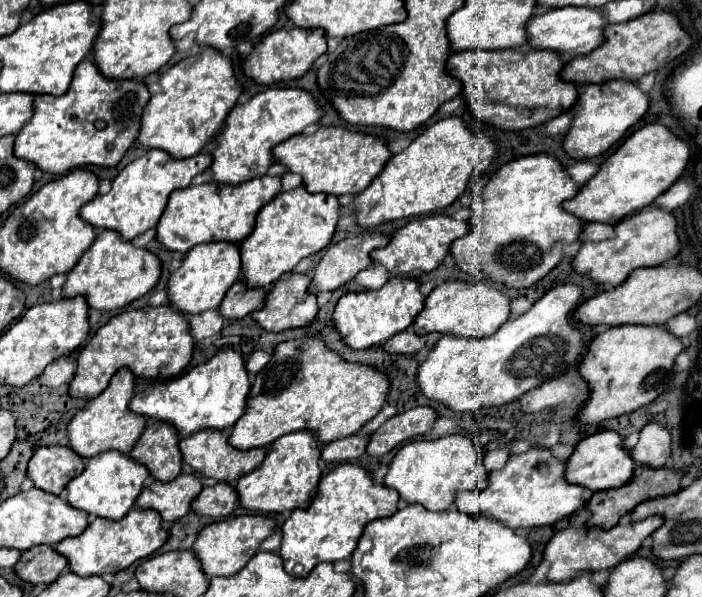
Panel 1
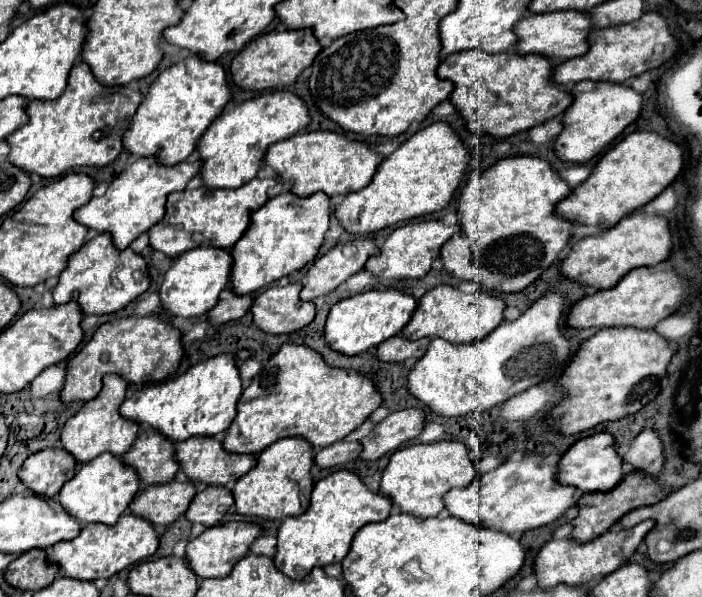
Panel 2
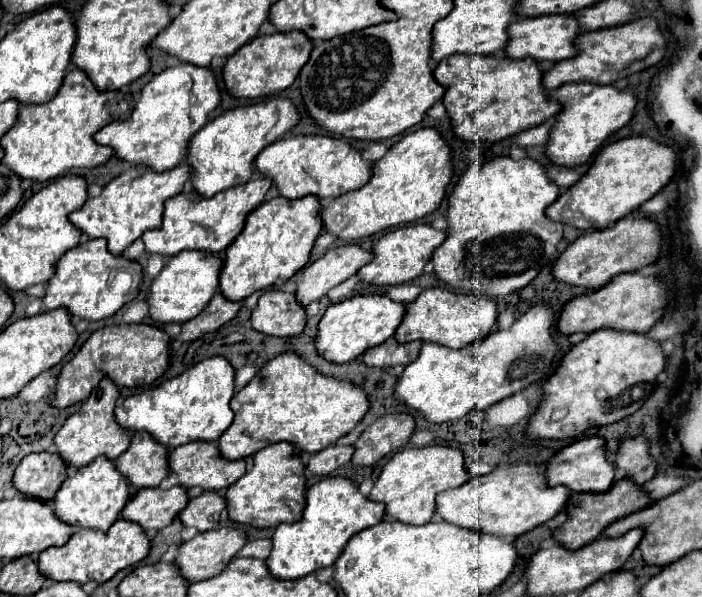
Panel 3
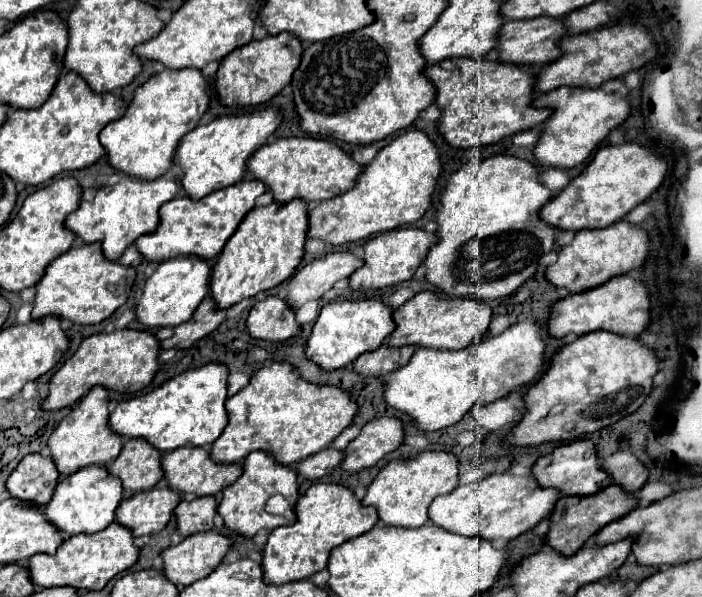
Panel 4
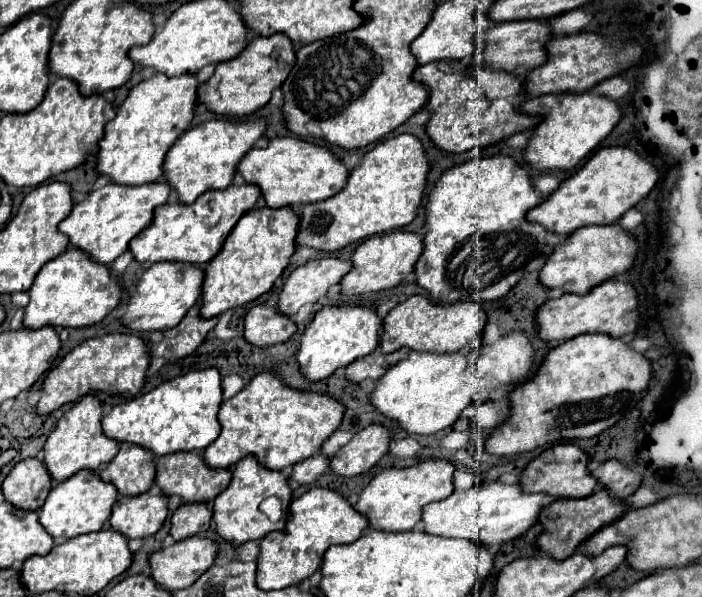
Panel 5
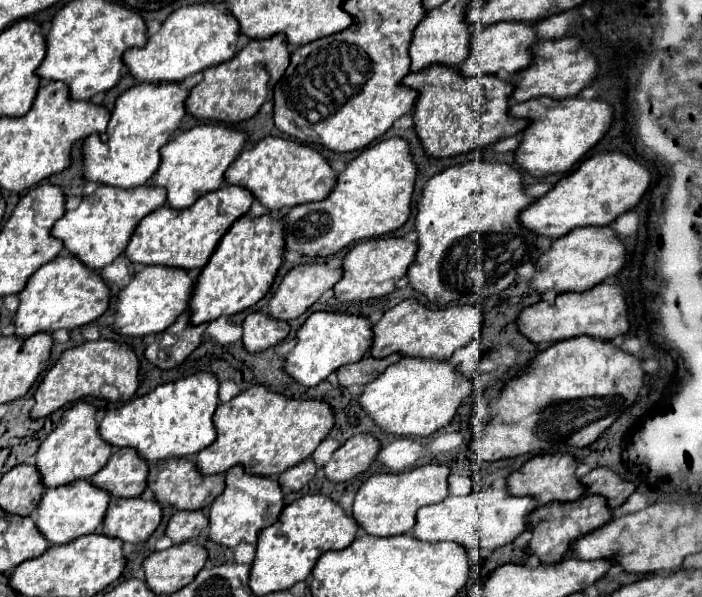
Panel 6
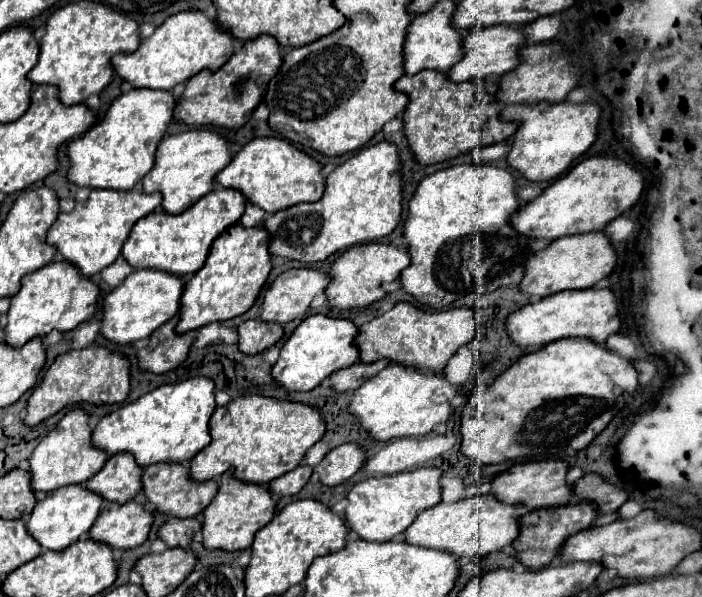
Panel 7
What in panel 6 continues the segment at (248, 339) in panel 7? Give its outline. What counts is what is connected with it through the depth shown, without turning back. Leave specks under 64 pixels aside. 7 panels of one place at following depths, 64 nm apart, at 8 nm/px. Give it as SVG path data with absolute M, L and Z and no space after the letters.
M252 312L246 316L242 330L244 330L244 336L242 336L244 348L250 352L260 352L280 344L288 336L290 324L272 320L268 312Z

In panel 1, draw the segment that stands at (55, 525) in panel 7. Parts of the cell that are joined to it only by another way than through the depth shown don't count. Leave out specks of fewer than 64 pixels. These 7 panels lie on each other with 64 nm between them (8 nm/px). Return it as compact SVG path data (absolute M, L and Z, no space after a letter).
M104 452L100 456L92 456L92 460L86 460L84 464L84 472L66 486L66 500L74 508L108 520L124 518L124 514L130 512L136 498L140 496L144 482L150 478L146 466L140 466L138 460L122 452Z

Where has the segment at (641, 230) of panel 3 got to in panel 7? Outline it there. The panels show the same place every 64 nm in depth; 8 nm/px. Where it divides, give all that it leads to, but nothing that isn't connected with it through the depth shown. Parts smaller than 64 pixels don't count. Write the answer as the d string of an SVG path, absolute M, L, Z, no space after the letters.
M604 232L572 234L554 240L548 248L532 254L526 260L526 276L520 282L520 290L530 298L544 298L564 290L584 290L610 276L614 268L616 250Z

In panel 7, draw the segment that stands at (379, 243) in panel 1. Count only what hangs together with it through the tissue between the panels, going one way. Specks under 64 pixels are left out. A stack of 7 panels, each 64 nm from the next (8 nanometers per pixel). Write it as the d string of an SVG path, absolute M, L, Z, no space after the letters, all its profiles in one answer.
M292 268L280 274L266 290L262 302L262 320L290 322L302 316L314 296L322 294L330 284L330 274L314 268Z

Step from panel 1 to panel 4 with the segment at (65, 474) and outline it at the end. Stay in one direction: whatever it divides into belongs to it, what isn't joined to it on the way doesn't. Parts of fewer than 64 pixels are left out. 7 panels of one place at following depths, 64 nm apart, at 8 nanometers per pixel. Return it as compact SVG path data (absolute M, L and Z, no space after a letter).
M28 454L20 460L16 470L6 482L6 488L12 496L36 504L46 506L56 490L56 482L60 480L60 472L56 472L56 464L52 464L50 456Z

